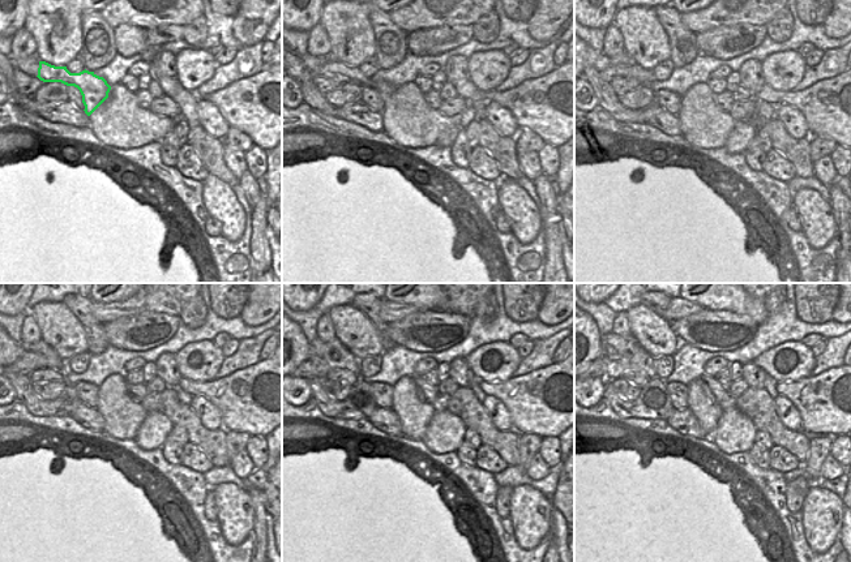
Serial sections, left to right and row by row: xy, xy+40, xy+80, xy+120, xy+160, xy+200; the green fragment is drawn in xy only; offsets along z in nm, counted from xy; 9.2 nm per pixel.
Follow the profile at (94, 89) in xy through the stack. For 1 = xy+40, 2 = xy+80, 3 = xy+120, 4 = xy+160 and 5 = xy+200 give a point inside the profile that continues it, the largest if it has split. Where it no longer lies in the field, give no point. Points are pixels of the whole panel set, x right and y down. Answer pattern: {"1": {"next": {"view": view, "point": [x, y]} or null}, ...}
{"1": {"next": {"view": "xy+40", "point": [333, 69]}}, "2": {"next": {"view": "xy+80", "point": [644, 76]}}, "3": {"next": {"view": "xy+120", "point": [28, 363]}}, "4": {"next": {"view": "xy+160", "point": [308, 369]}}, "5": {"next": {"view": "xy+200", "point": [601, 365]}}}

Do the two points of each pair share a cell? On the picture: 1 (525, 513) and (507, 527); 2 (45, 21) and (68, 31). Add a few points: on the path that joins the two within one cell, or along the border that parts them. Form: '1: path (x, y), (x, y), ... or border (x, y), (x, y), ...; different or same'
1: border (508, 517), (512, 523), (513, 536), (522, 548); different
2: path (50, 21), (63, 31); same

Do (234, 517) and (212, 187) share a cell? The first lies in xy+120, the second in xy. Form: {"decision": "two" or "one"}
{"decision": "one"}

